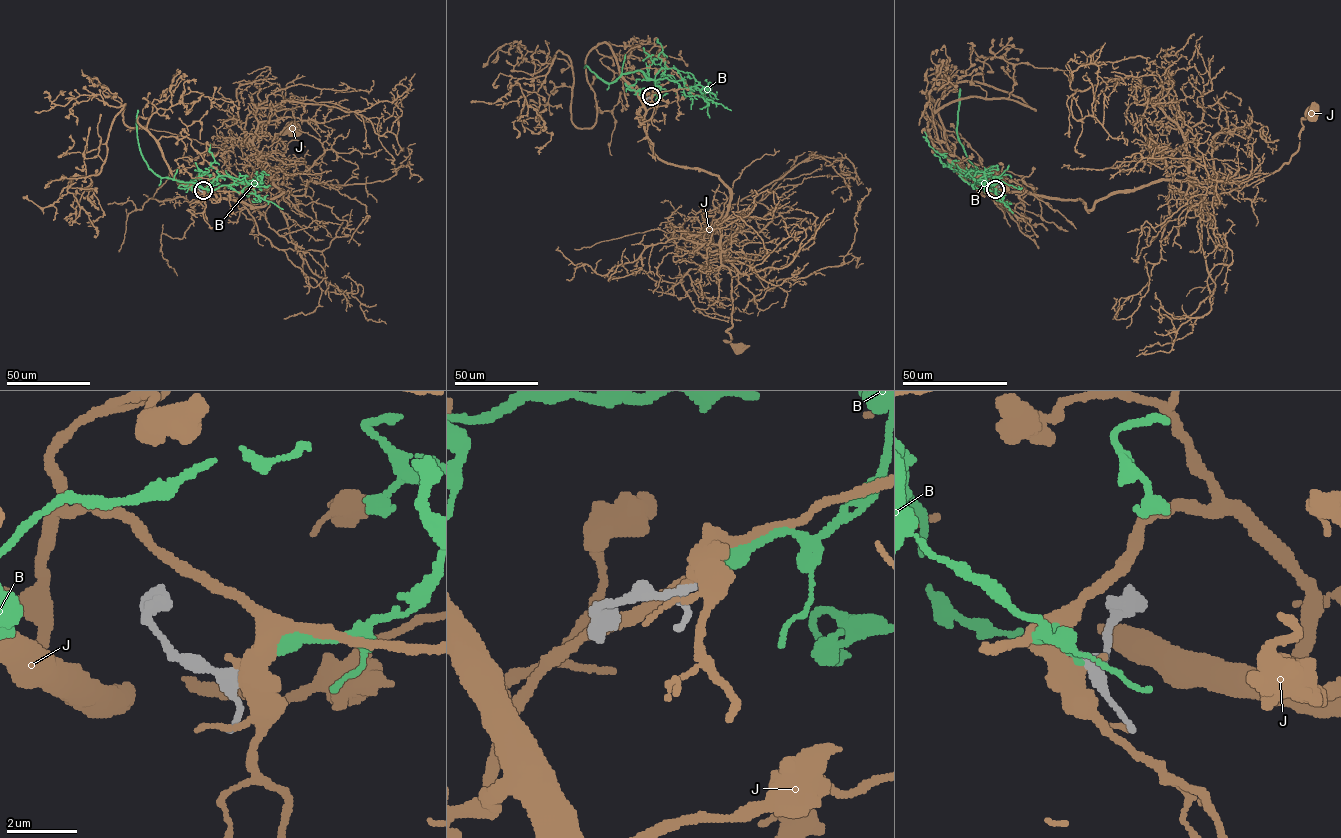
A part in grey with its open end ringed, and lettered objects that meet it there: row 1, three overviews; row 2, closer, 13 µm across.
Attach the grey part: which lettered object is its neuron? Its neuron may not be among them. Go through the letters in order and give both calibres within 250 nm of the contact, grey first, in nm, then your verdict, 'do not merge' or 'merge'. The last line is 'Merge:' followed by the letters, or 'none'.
B: 200 nm thick on the grey side, 320 nm on the other; merge
J: 280 nm thick on the grey side, 650 nm on the other; do not merge
Merge: B

